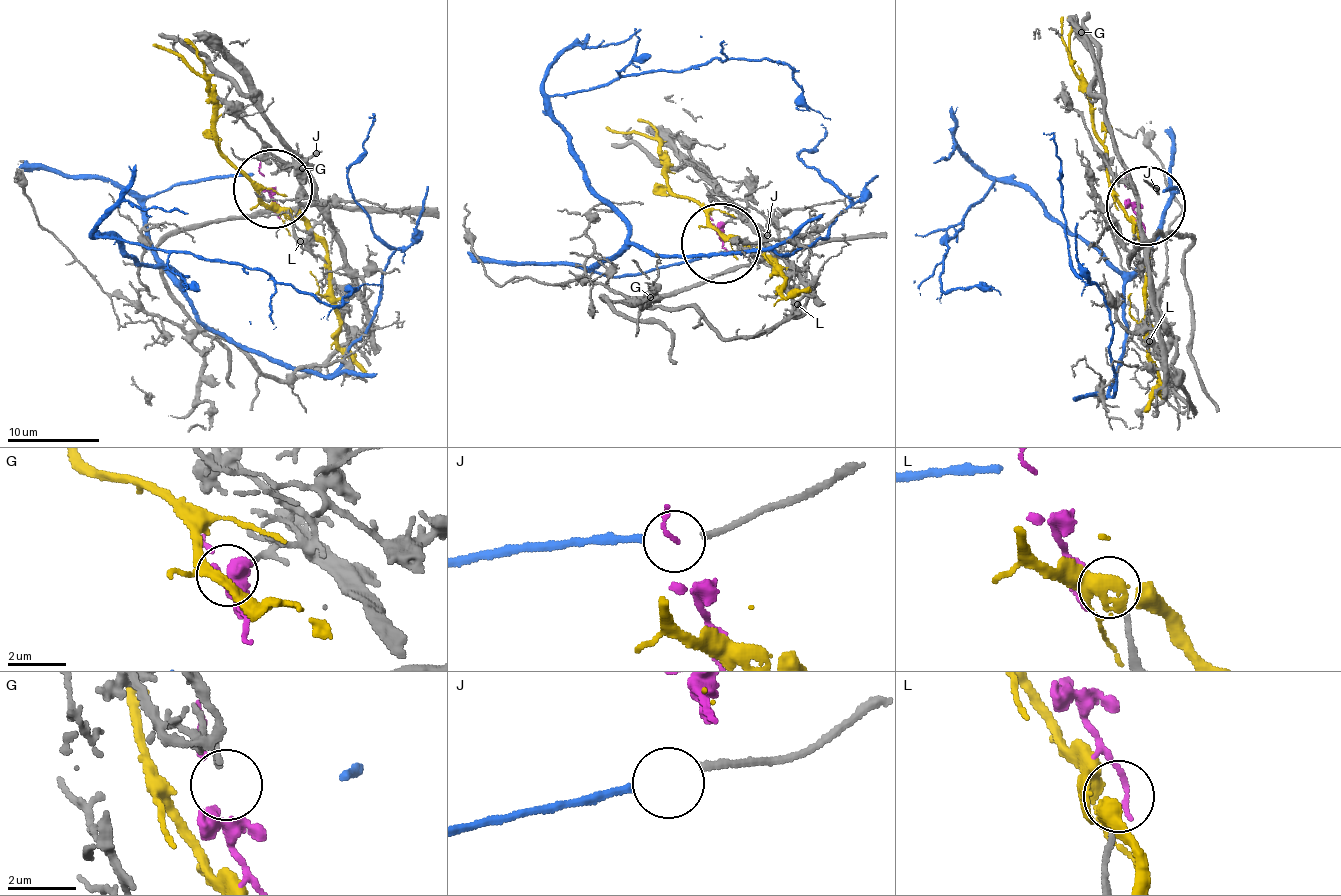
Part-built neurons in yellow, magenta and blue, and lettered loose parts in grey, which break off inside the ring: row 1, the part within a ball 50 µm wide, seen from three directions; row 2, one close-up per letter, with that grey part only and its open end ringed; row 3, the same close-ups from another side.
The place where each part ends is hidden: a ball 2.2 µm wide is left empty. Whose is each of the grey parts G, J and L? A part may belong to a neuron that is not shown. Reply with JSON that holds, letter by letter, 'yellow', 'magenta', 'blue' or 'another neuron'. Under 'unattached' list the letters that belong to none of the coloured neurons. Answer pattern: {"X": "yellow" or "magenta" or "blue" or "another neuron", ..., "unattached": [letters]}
{"G": "magenta", "J": "blue", "L": "another neuron", "unattached": ["L"]}

